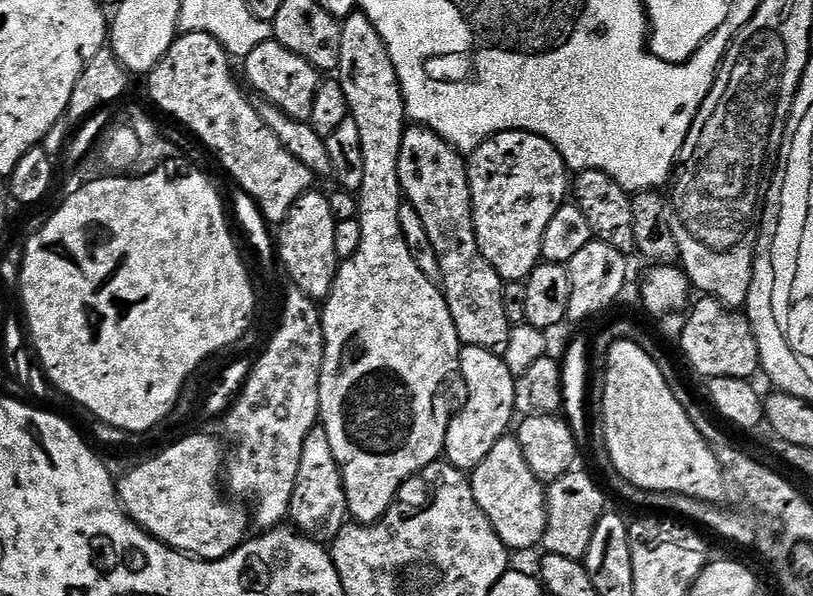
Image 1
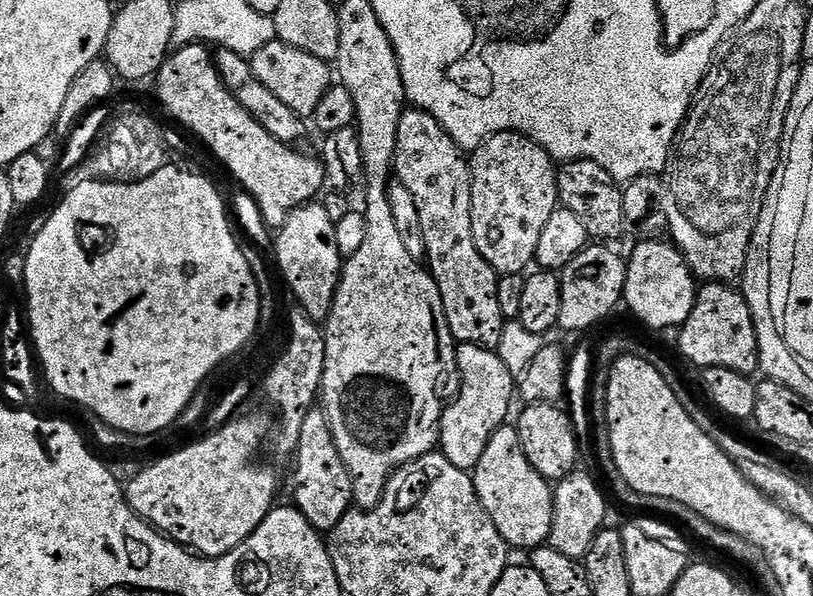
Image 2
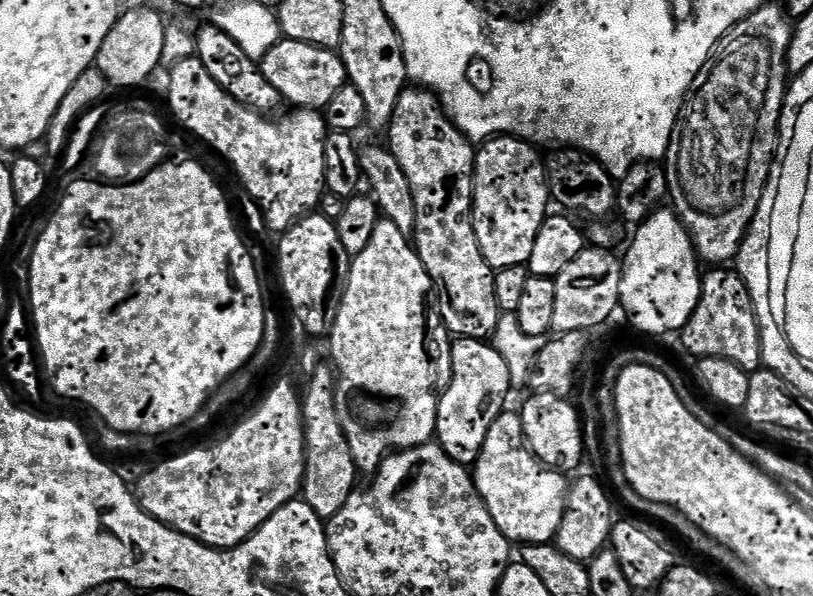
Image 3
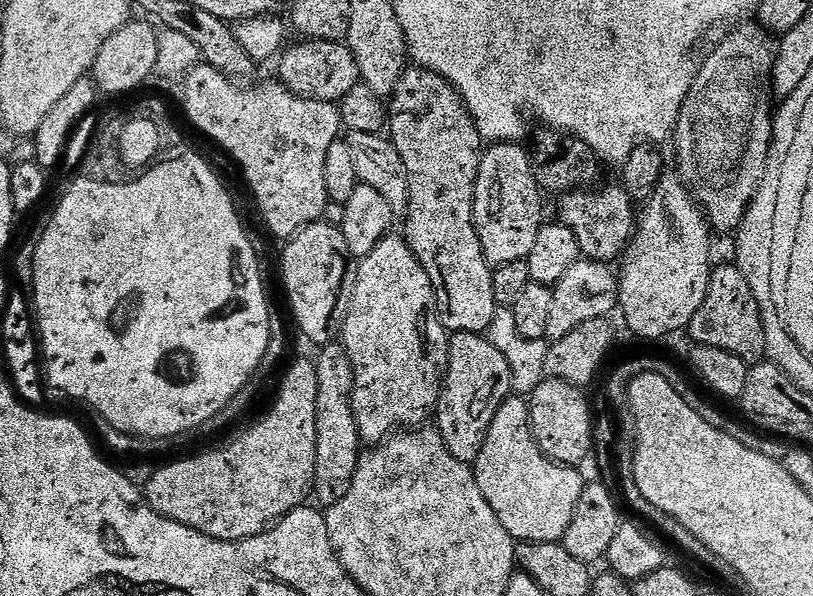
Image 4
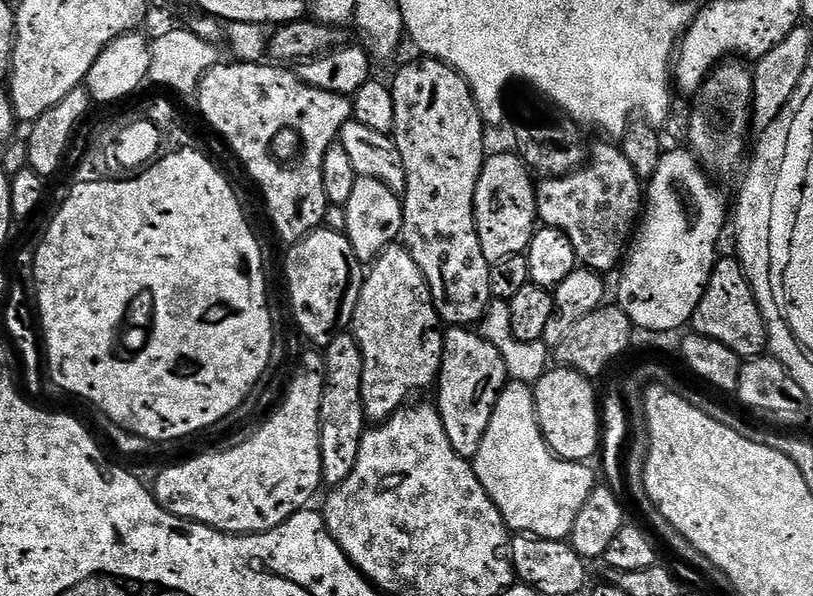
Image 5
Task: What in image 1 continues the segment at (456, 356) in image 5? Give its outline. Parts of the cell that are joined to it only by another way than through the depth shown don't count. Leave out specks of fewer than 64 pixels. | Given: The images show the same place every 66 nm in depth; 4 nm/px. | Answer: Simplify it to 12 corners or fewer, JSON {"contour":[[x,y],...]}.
{"contour":[[461,347],[468,397],[450,422],[447,463],[468,474],[516,416],[503,356]]}

